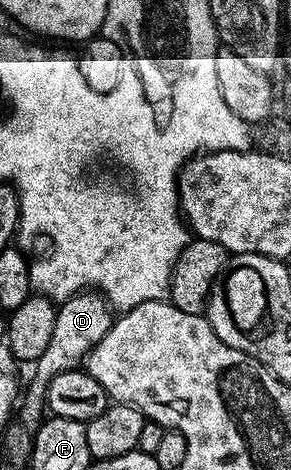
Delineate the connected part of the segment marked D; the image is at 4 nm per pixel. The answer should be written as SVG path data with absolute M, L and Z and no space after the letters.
M97 291L76 293L75 296L69 297L57 305L51 343L47 343L47 351L43 351L43 355L39 355L39 359L35 363L37 378L30 383L26 393L24 390L23 400L19 405L19 413L21 409L21 417L30 427L36 426L46 416L49 381L55 379L55 375L59 375L63 371L78 368L99 343L99 339L103 339L103 335L107 335L107 331L112 327L114 320L114 310L104 296Z

